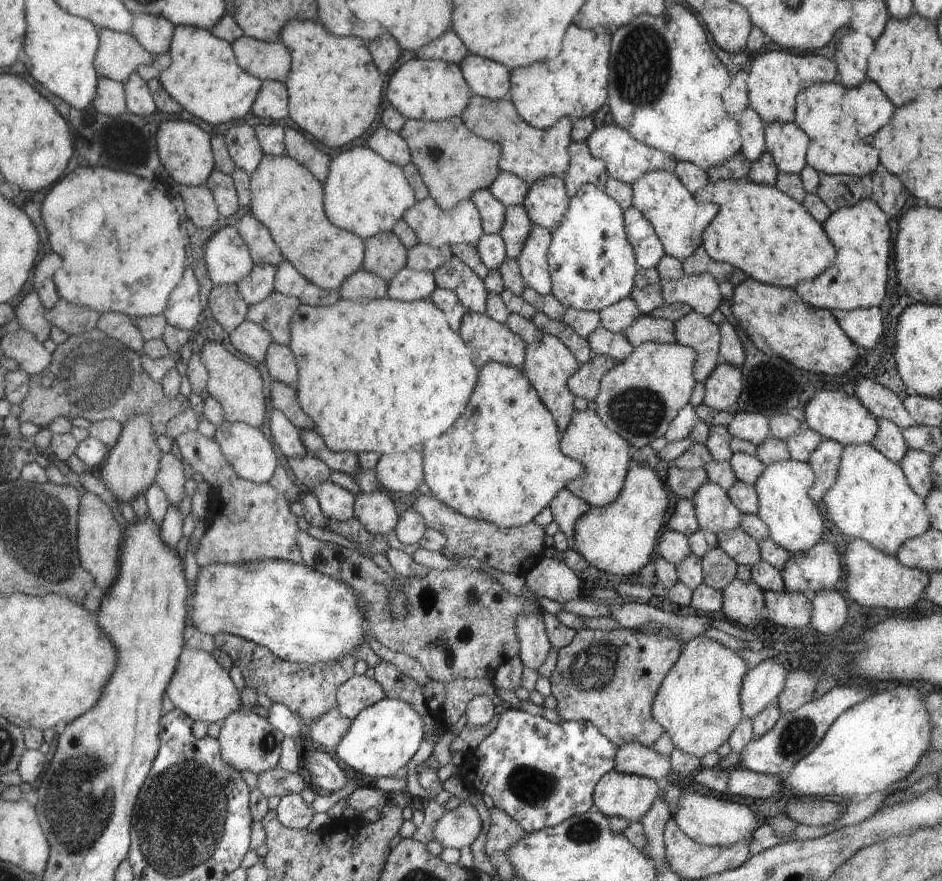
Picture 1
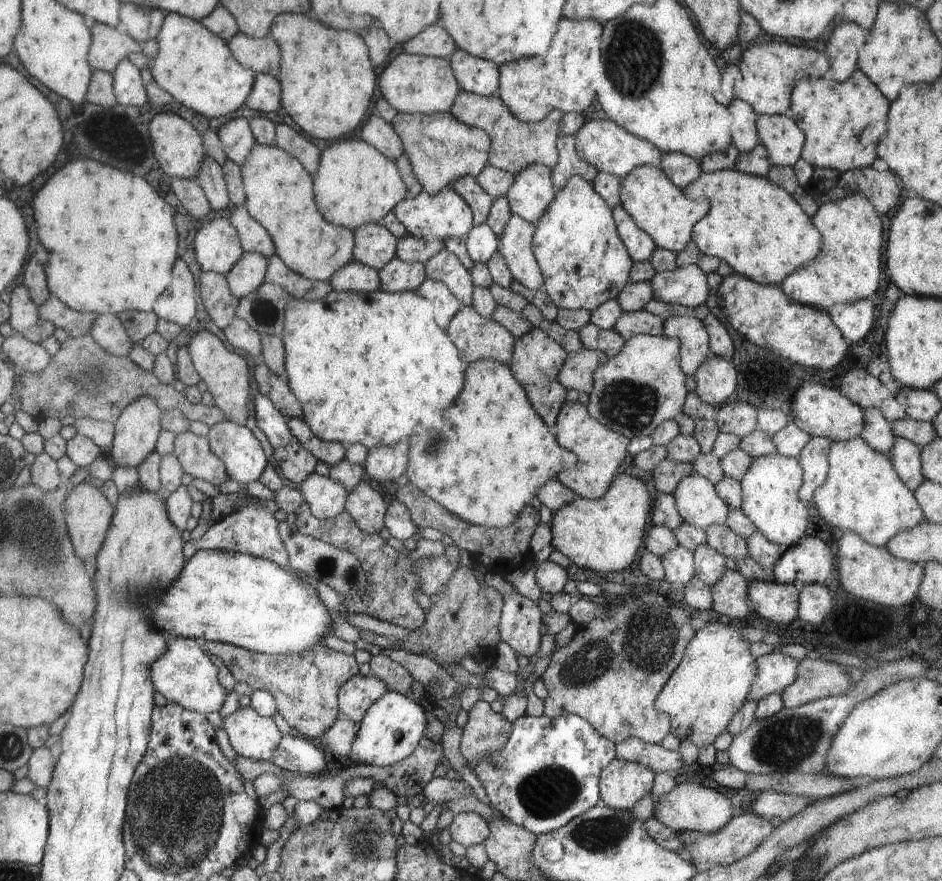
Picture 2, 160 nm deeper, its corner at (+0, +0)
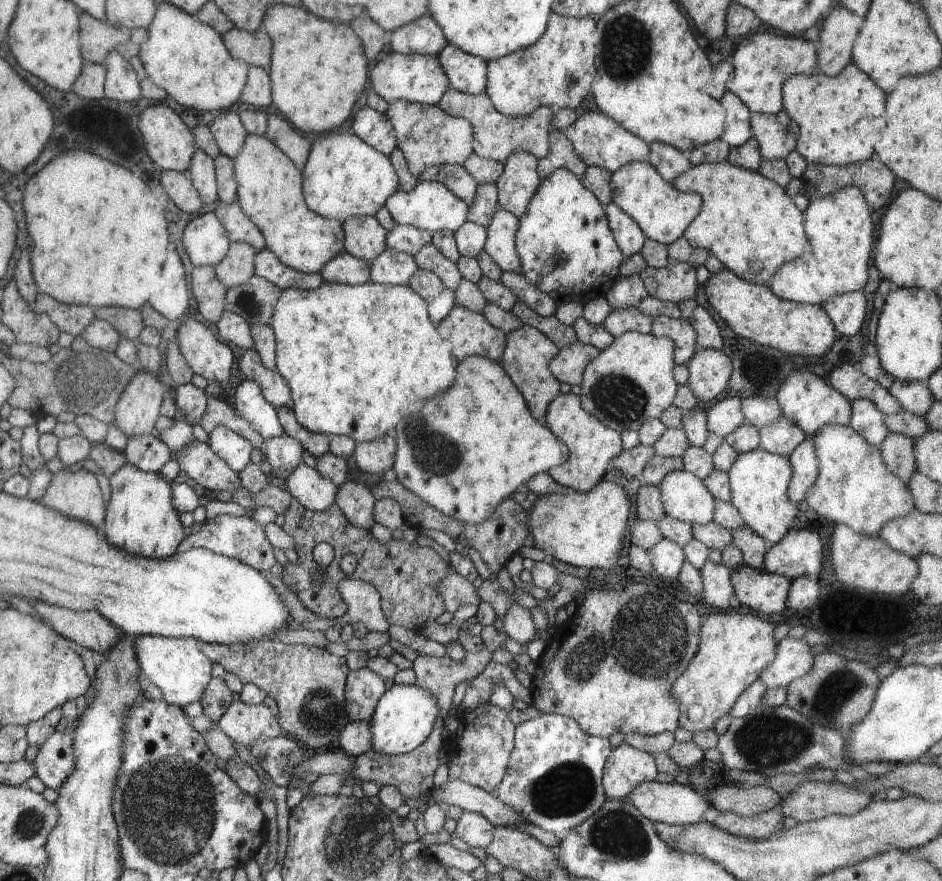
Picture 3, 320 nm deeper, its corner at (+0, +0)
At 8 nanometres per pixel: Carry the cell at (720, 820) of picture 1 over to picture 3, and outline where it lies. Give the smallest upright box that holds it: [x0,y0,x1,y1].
[626,780,711,825]

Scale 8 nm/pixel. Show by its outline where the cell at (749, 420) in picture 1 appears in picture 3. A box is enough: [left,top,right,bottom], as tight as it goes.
[706,394,745,436]

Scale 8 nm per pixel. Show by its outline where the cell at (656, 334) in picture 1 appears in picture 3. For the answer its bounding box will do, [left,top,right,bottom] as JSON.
[603,307,654,336]

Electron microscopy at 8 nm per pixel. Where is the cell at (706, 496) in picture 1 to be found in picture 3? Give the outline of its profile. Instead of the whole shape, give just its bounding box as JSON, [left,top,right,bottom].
[658,469,716,524]

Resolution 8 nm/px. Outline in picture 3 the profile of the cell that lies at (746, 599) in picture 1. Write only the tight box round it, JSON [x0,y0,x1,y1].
[700,560,735,610]

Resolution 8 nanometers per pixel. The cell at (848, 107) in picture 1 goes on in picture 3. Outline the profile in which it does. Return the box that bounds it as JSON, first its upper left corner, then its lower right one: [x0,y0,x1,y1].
[783,62,886,166]

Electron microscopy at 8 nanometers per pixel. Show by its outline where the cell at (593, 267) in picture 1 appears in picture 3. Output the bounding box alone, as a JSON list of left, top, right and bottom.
[515,169,626,305]

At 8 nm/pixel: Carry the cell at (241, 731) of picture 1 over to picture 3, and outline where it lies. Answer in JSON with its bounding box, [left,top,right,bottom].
[217,701,283,746]

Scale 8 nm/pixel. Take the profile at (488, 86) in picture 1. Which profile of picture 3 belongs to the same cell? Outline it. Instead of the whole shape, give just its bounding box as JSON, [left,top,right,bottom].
[437,43,487,95]

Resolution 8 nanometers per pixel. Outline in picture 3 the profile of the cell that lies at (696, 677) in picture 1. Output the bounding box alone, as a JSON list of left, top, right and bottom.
[671,612,777,734]

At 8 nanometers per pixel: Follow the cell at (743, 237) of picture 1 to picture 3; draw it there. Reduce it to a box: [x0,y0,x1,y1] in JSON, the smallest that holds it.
[674,163,810,285]

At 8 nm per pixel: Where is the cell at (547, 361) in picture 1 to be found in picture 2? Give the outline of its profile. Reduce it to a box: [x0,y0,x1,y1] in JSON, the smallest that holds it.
[508,327,570,428]

